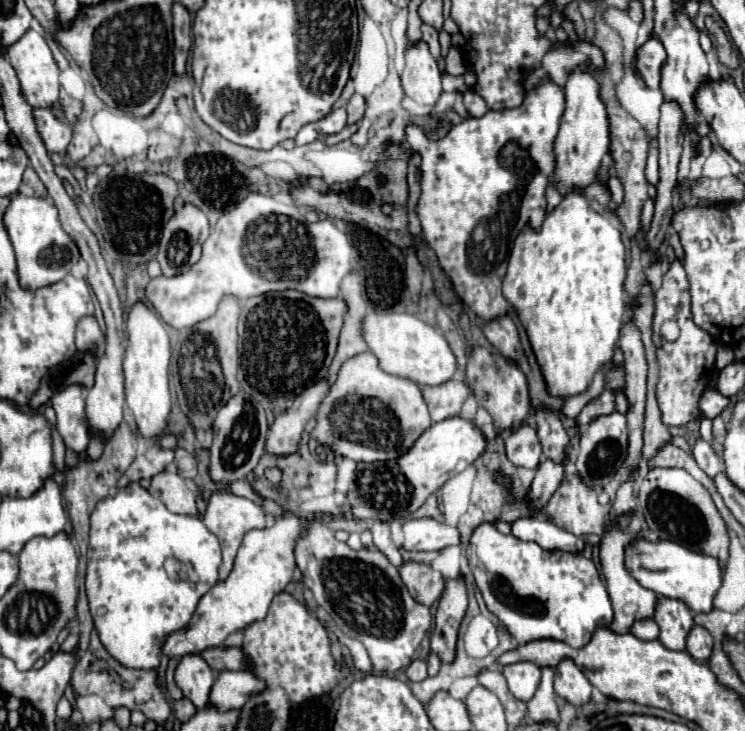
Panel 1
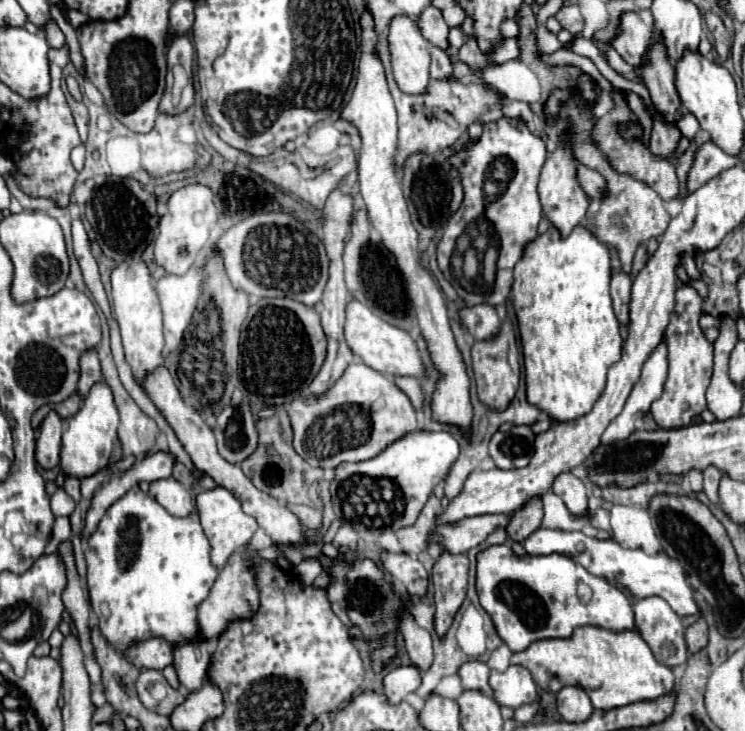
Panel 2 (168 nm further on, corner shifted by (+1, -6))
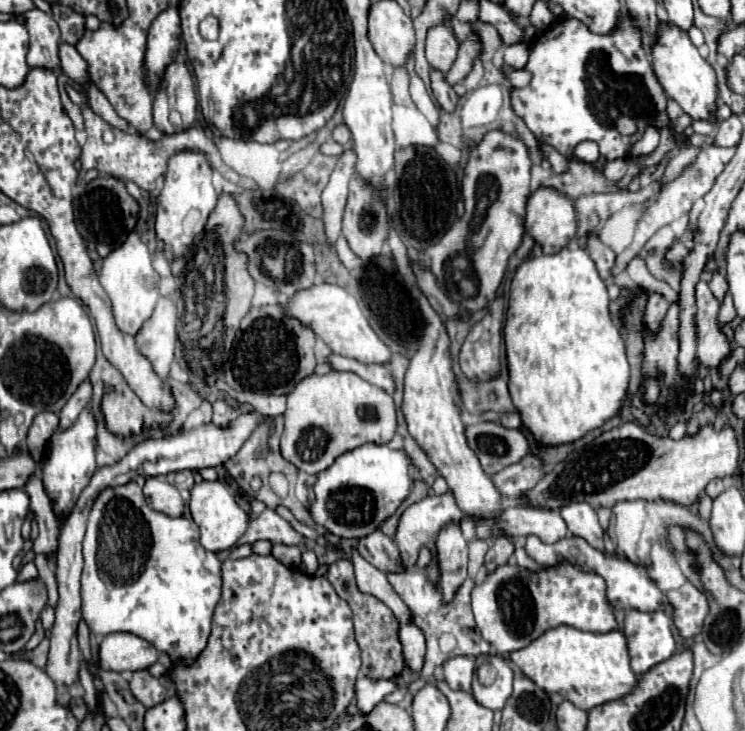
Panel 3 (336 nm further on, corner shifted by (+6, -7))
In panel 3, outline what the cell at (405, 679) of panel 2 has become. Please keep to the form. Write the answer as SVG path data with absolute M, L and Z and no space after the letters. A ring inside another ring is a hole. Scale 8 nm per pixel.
M362 677L356 681L356 697L358 697L358 709L362 713L370 713L378 703L384 701L386 695L394 693L398 689L396 677L392 679L370 679Z

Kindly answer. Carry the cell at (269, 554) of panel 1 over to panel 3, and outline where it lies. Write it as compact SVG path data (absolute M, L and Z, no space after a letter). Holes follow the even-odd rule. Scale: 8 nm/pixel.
M110 633L100 643L100 667L110 671L140 671L158 661L158 651L132 633Z

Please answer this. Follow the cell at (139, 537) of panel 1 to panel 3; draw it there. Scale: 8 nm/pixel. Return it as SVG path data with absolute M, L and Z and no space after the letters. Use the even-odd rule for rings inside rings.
M134 481L122 487L104 489L94 501L84 537L82 617L96 635L128 631L152 643L174 663L192 665L208 643L212 613L222 591L222 579L204 567L204 559L206 551L200 545L200 529L192 519L172 519L150 509L142 489Z

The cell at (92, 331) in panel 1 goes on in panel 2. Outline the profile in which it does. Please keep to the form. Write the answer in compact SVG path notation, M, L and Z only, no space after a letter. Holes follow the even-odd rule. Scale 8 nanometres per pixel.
M89 350L81 356L81 378L77 384L77 392L79 398L85 398L87 392L91 390L93 384L97 384L101 378L101 366L99 366L99 358L95 350Z

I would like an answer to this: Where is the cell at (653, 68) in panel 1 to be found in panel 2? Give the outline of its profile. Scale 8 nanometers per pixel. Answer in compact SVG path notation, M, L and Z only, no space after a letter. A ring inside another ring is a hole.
M623 12L619 20L619 32L611 40L611 46L623 56L627 64L633 68L641 68L643 54L651 46L653 36L653 20L651 12Z

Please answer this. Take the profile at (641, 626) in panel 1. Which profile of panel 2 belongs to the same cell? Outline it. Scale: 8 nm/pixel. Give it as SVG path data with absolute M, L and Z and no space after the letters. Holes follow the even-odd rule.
M507 544L491 546L477 556L477 592L479 604L491 616L499 638L511 652L521 652L541 638L569 638L577 626L585 624L613 632L635 630L633 606L627 596L605 578L587 572L581 564L557 552L519 558ZM579 582L591 588L589 602L579 602Z

